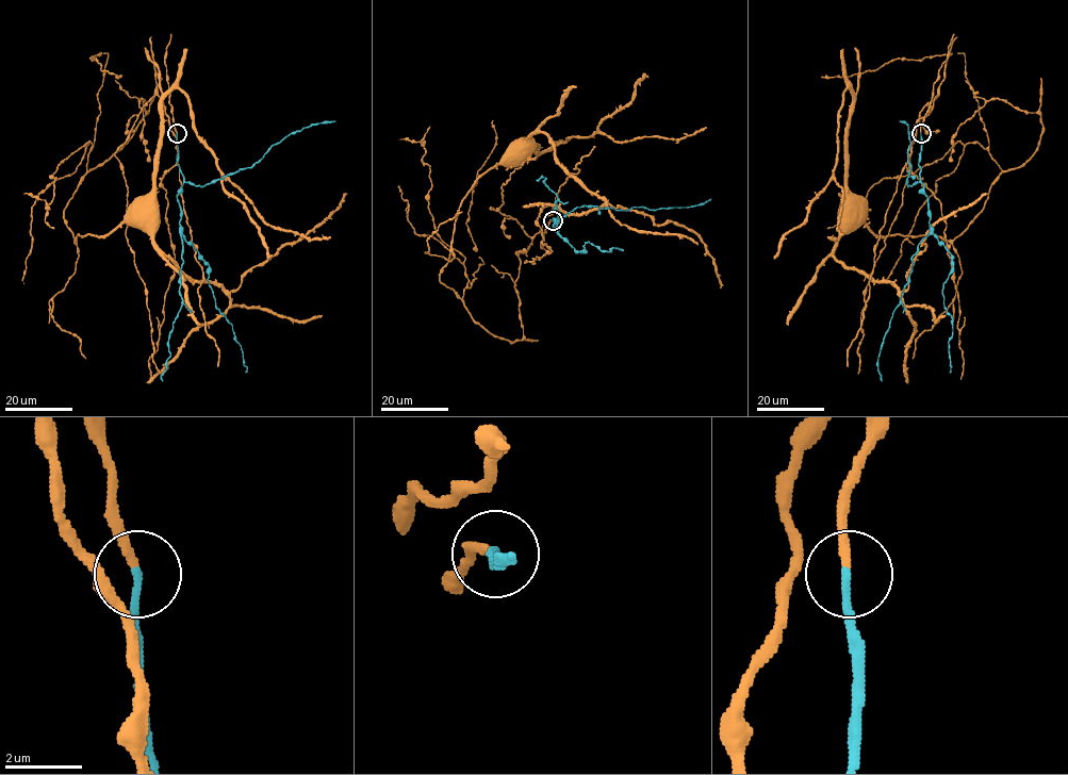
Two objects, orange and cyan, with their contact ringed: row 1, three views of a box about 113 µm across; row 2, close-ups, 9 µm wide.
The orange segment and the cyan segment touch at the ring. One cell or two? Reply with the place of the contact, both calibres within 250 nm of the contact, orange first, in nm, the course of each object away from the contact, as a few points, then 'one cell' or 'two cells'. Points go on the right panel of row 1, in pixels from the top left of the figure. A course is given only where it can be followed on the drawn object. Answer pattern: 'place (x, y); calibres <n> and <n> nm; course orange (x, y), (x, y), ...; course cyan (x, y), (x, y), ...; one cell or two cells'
place (921, 133); calibres 240 and 220 nm; course orange (921, 132), (923, 118), (880, 233), (870, 287), (864, 273), (834, 254), (854, 215); course cyan (921, 133), (919, 166), (930, 226), (951, 256), (953, 265), (942, 293), (953, 327), (949, 372); one cell

